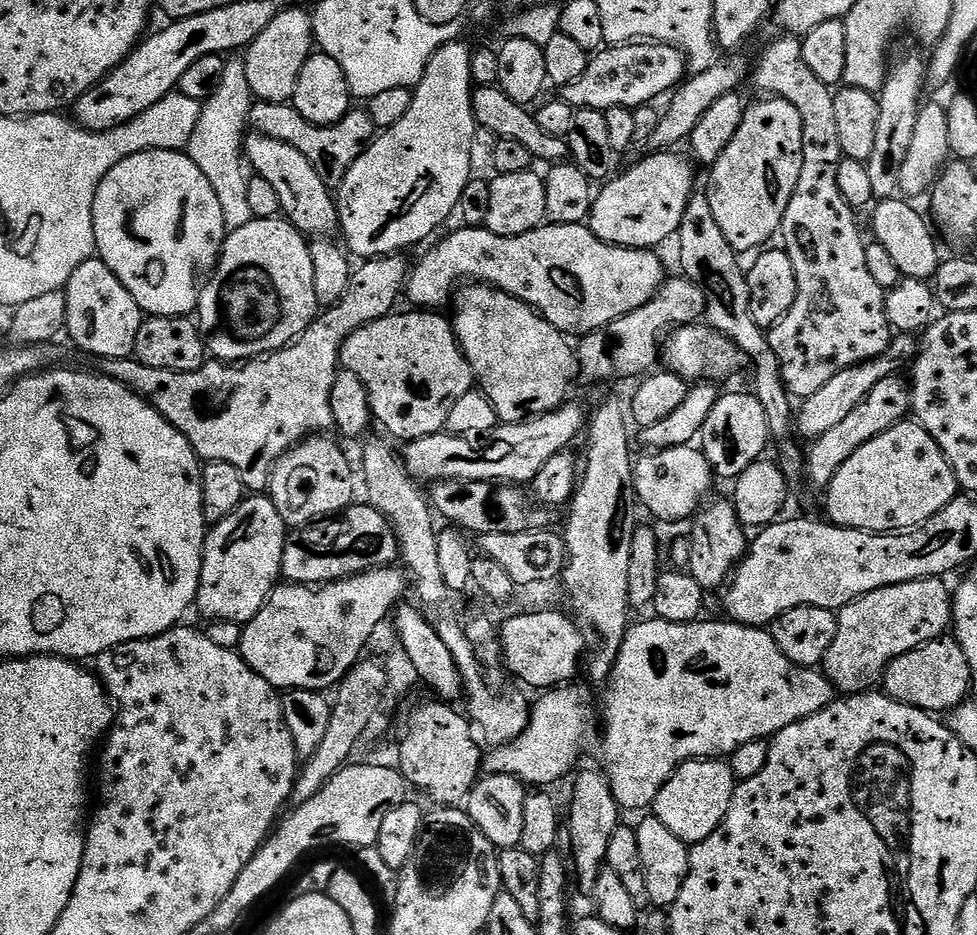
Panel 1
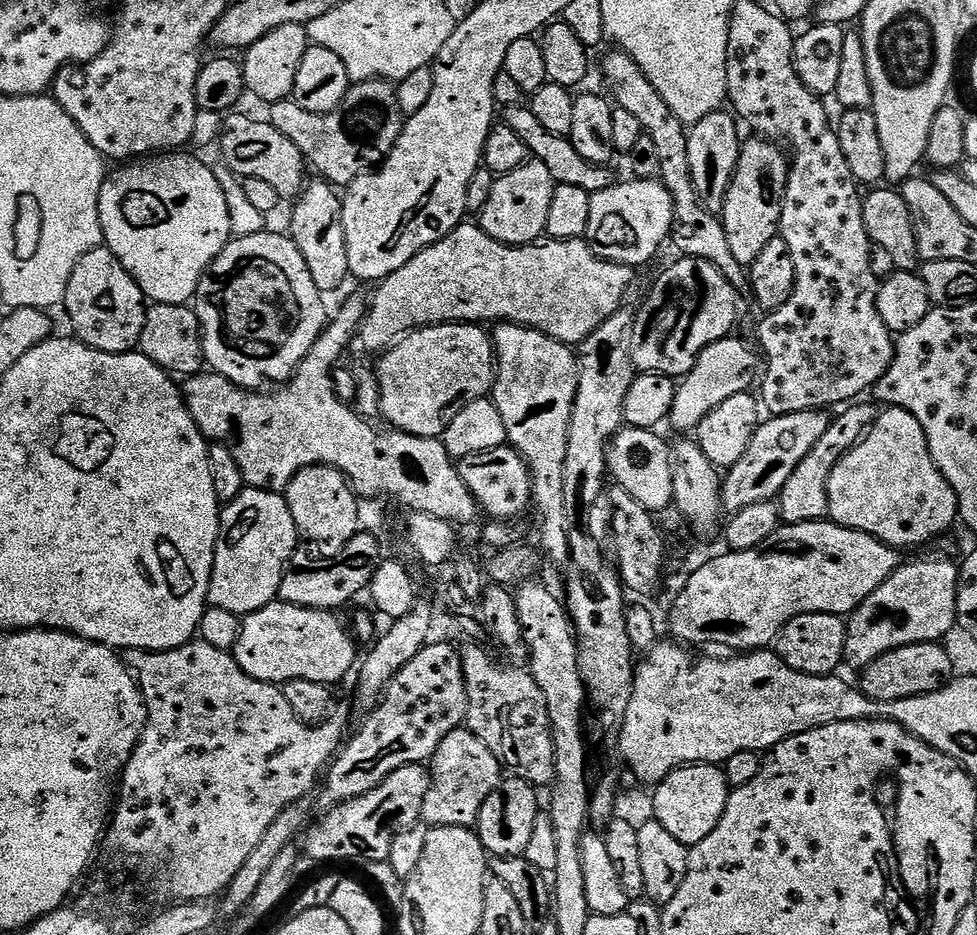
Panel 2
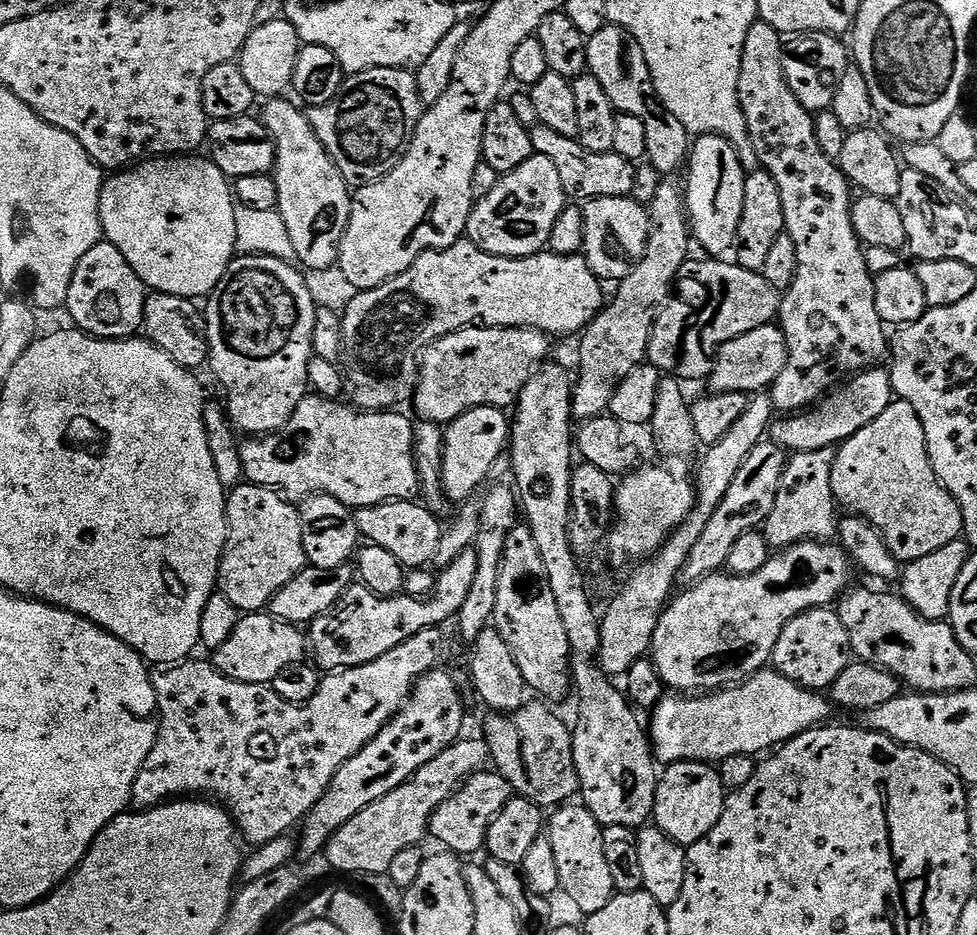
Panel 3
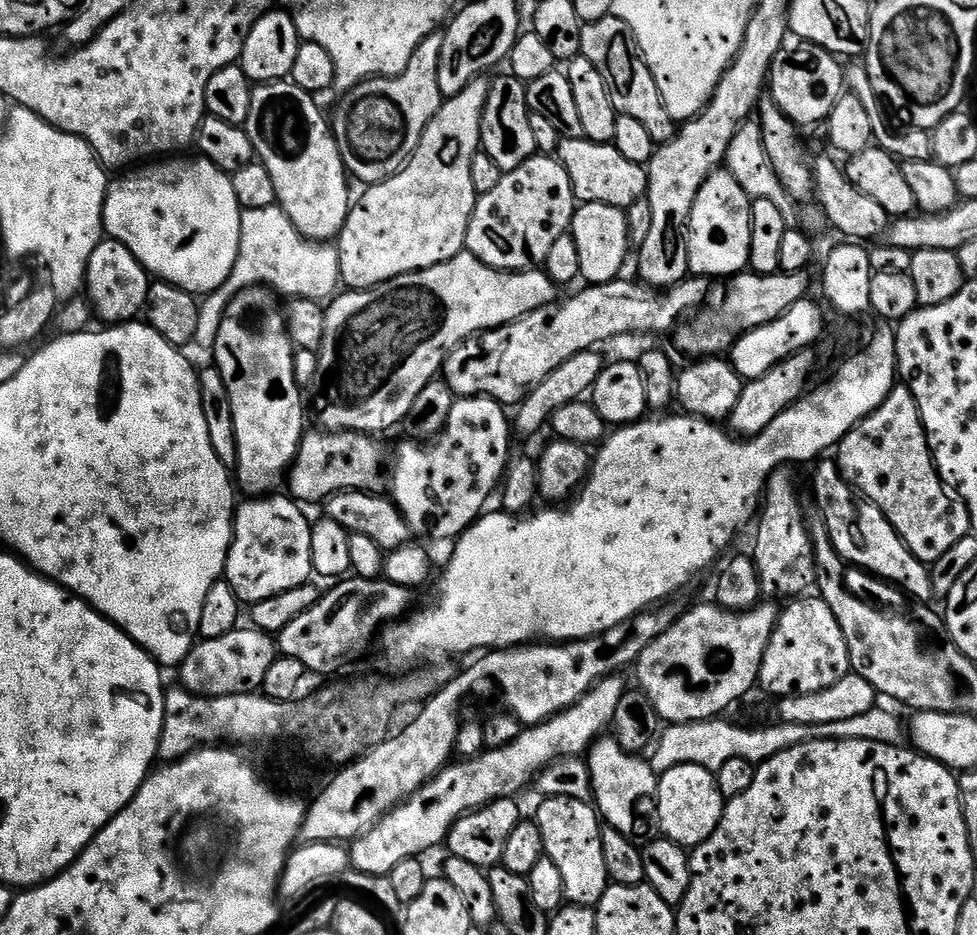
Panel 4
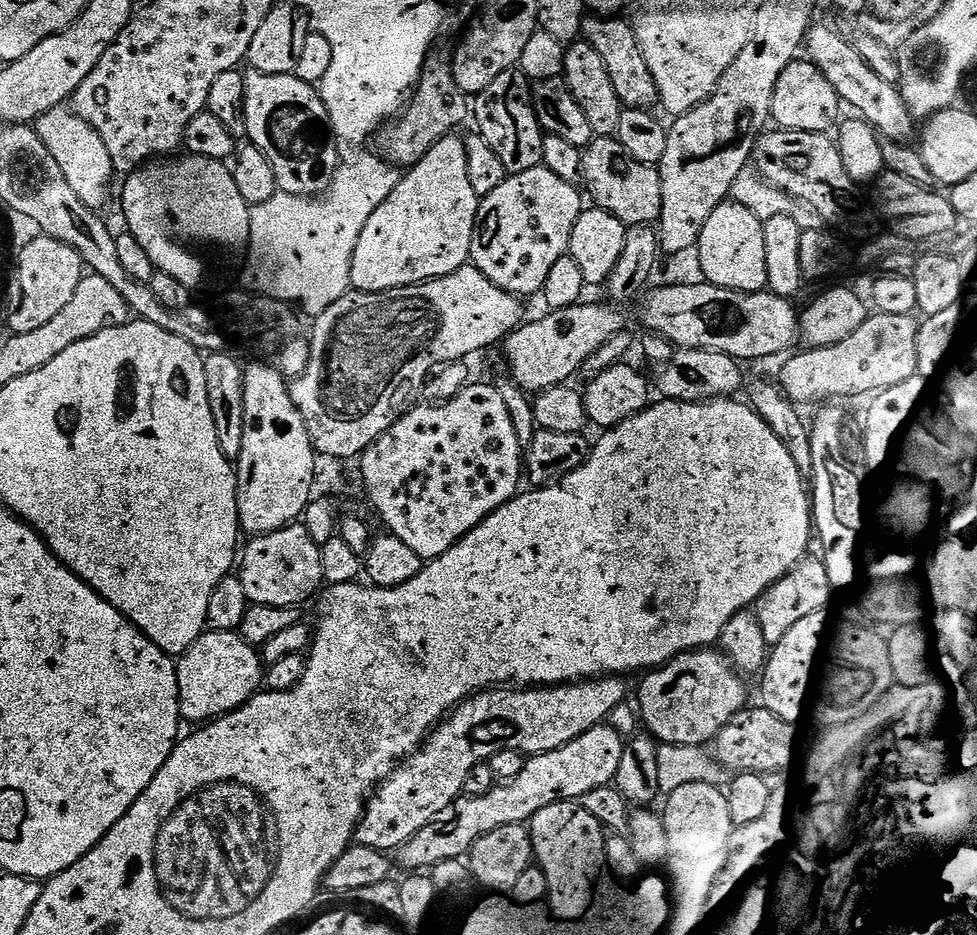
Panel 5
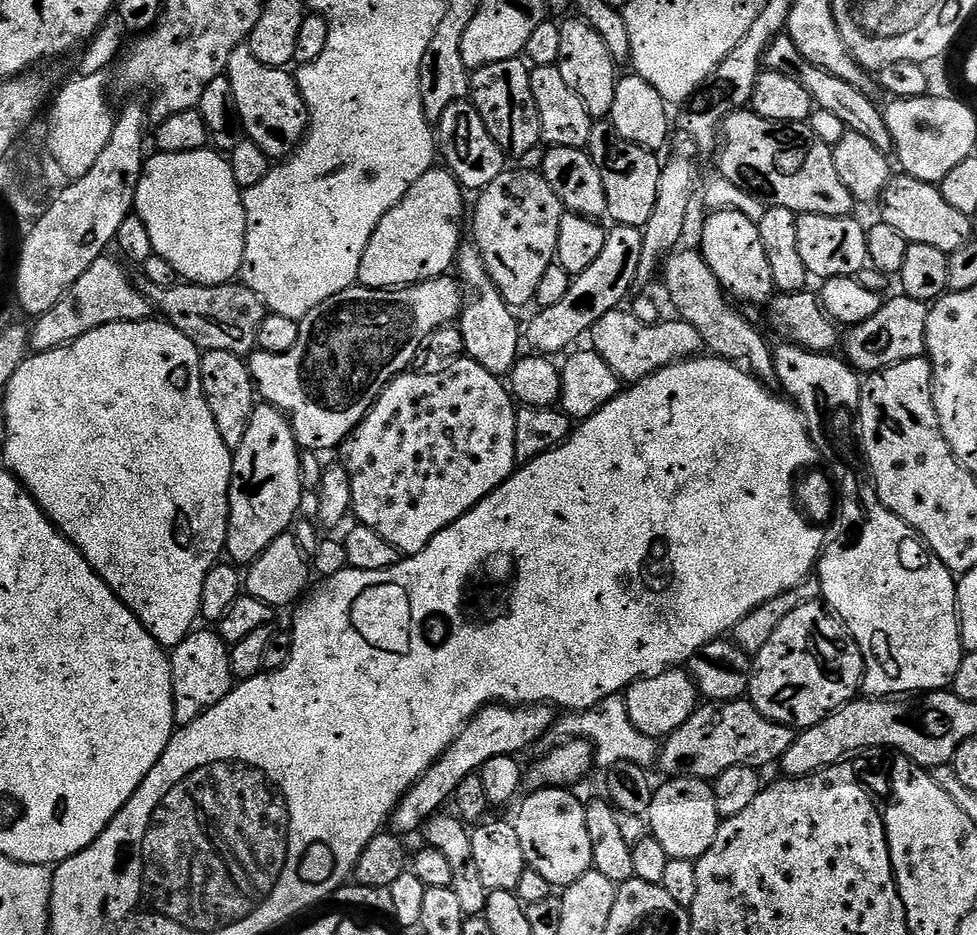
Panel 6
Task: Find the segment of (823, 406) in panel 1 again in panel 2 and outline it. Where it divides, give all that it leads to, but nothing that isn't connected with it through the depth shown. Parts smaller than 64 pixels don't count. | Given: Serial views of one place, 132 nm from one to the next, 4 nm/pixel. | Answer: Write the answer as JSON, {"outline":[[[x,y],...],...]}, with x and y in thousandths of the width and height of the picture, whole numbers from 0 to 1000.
{"outline":[[[842,437],[783,448],[774,458],[764,484],[759,486],[759,490],[755,490],[755,494],[751,494],[749,501],[740,506],[737,520],[738,544],[742,549],[752,550],[776,537],[793,536],[800,520],[805,520],[805,511],[813,507],[817,494],[821,494],[821,490],[829,483],[833,474],[845,464],[845,457],[851,450],[851,444]]]}

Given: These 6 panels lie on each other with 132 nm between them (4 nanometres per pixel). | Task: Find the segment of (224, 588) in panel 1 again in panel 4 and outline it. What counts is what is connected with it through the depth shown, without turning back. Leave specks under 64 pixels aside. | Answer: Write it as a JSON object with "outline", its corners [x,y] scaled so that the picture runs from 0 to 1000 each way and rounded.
{"outline":[[[271,528],[265,533],[254,533],[254,536],[243,542],[237,566],[237,583],[233,589],[233,600],[229,606],[228,619],[240,631],[247,644],[257,648],[272,640],[280,640],[285,635],[293,635],[293,631],[301,631],[301,627],[309,627],[320,619],[319,611],[319,560],[311,553],[306,538],[298,529]]]}

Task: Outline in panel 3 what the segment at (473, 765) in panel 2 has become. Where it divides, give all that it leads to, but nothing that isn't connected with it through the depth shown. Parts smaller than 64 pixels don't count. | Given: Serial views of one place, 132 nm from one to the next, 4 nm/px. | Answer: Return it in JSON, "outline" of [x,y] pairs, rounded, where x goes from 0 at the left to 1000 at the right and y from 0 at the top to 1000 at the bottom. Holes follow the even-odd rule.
{"outline":[[[492,824],[480,830],[444,871],[438,880],[441,897],[450,902],[451,908],[458,909],[472,918],[483,916],[494,908],[499,902],[502,879],[514,871],[514,862],[518,862],[525,853],[522,836],[507,824]],[[501,825],[501,826],[499,826]]]}

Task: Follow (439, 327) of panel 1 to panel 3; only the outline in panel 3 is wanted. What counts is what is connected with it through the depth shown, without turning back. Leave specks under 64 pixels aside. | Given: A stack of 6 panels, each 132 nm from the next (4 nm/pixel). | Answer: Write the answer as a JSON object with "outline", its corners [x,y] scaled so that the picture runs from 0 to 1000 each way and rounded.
{"outline":[[[480,349],[448,361],[428,386],[427,443],[442,453],[458,456],[486,436],[523,437],[545,399],[562,384],[561,367],[562,360],[550,351]]]}

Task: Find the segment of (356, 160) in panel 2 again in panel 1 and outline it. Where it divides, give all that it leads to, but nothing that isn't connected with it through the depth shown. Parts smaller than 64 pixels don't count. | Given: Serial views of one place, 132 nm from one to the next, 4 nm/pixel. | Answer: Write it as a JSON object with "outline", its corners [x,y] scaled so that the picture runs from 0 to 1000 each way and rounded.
{"outline":[[[262,107],[258,113],[256,133],[263,141],[272,148],[285,148],[285,152],[293,152],[293,156],[301,156],[317,172],[317,178],[330,186],[330,190],[338,199],[347,199],[350,190],[354,190],[354,182],[362,178],[362,173],[373,164],[374,158],[381,153],[387,138],[378,125],[376,119],[358,118],[345,133],[325,135],[321,130],[313,130],[309,122],[300,116],[298,110],[272,109]]]}

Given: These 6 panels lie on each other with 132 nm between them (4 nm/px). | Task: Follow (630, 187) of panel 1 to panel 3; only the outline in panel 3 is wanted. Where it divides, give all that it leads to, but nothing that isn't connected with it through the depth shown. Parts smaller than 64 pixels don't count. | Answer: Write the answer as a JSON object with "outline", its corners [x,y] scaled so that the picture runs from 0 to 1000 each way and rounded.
{"outline":[[[646,210],[612,212],[597,219],[598,259],[597,273],[606,291],[615,301],[634,302],[642,297],[651,279],[659,275],[663,258],[663,222]]]}

